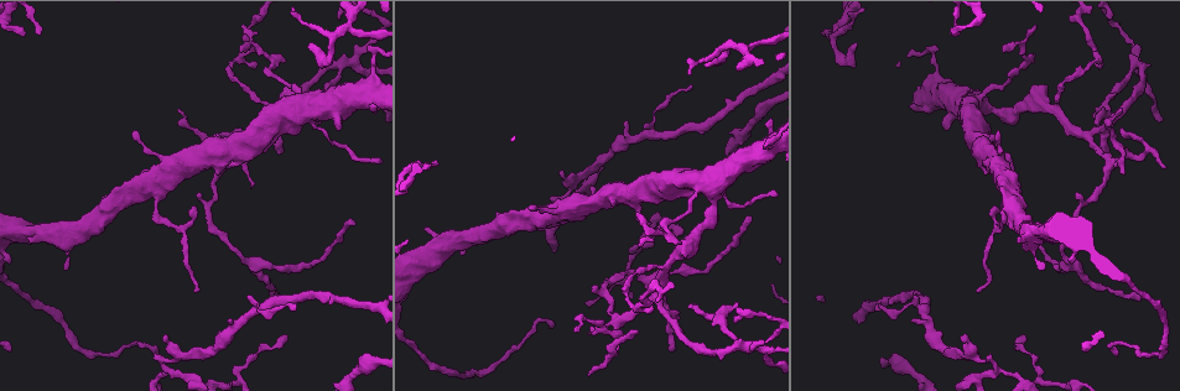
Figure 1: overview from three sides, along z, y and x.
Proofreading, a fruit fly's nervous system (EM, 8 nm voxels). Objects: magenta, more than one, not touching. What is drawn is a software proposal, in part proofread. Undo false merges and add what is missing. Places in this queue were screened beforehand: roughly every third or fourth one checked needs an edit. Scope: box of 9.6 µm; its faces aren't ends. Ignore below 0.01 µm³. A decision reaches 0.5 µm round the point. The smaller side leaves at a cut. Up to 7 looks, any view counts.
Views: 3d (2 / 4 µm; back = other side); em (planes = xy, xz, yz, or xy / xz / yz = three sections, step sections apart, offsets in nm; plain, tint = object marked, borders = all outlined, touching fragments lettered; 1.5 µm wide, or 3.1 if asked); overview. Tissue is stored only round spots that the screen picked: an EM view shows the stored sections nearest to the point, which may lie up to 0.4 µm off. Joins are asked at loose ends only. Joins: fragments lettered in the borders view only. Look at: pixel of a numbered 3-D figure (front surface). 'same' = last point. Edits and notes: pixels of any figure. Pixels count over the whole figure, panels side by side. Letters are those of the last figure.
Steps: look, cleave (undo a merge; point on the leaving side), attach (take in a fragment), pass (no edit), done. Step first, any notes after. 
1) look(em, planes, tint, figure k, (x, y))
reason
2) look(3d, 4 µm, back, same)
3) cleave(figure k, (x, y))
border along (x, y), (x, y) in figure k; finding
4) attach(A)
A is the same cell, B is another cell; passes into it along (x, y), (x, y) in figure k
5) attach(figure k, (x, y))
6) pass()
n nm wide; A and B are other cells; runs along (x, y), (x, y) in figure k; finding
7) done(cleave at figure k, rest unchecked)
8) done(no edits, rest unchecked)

look(em, planes, borders, figure 1, (234, 146))
arms part here

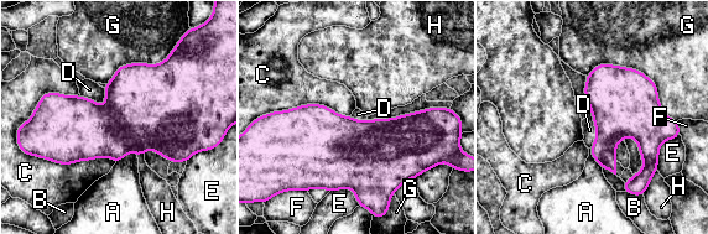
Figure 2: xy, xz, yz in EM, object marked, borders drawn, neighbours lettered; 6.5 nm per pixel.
pass()
A, B, C, D, E, F, G and H are other cells; border along (586, 74), (643, 72), (677, 121) in figure 2; all the same cell

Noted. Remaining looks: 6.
look(em, planes, borders, figure 1, (530, 210))
free end

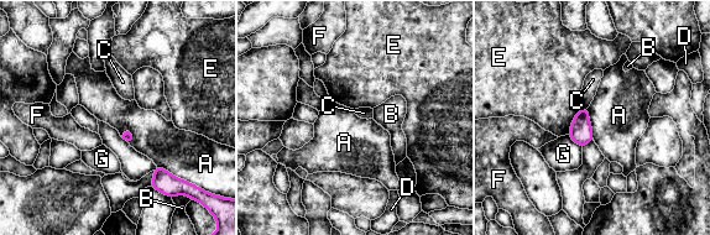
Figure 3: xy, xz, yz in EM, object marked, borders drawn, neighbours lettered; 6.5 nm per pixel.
pass()
A, B, C, D, E, F and G are other cells; border along (586, 108), (594, 139) in figure 3; no lettered fragment goes on from it

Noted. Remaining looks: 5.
look(em, planes, borders, figure 1, (593, 188))
an open end

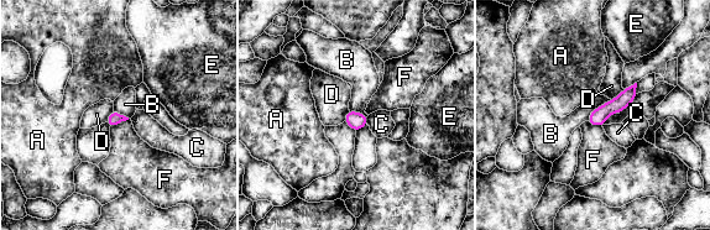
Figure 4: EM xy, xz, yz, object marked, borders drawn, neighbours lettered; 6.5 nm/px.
pass()
A, B, C, D, E and F are other cells; border along (610, 99), (599, 105), (586, 120) in figure 4; none of them fits

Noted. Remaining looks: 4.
done(no edits, rest unchecked)

